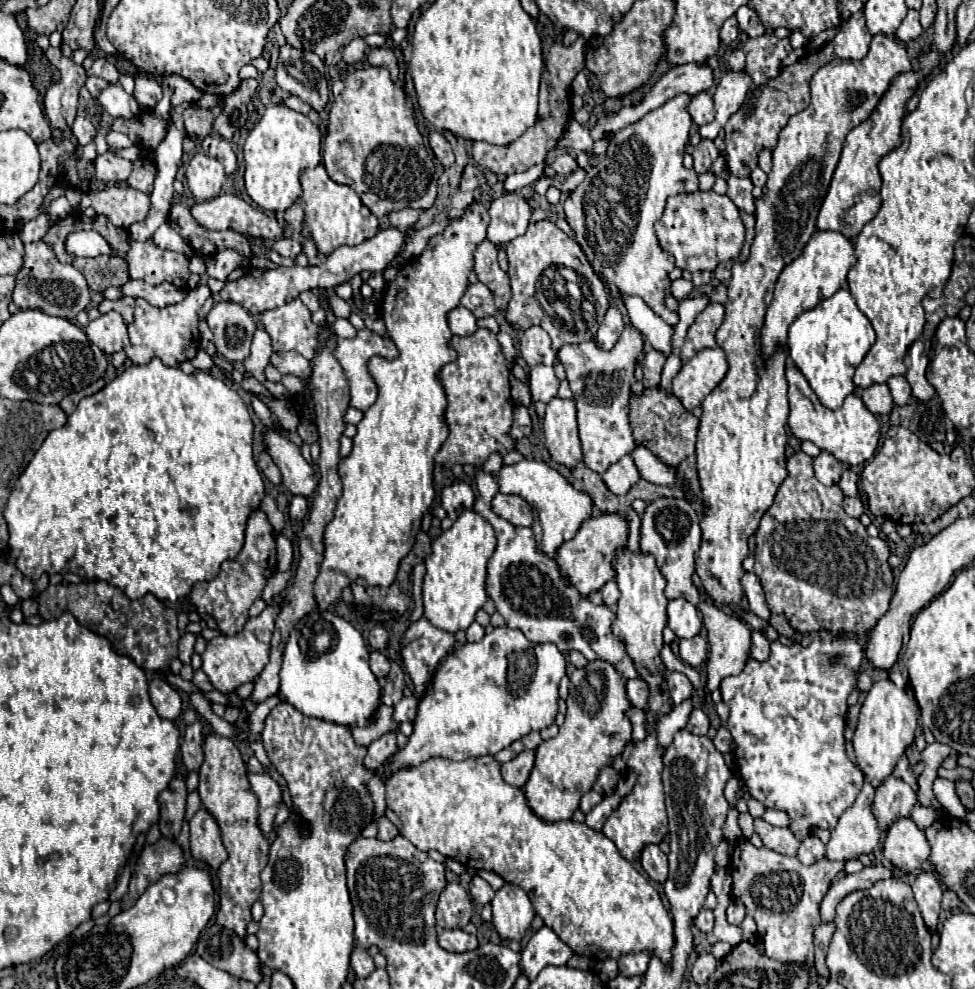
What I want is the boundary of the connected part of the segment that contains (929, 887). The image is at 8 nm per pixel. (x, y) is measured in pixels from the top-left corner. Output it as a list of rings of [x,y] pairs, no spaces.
[[[920,872],[916,876],[916,882],[912,884],[912,892],[926,926],[932,930],[932,950],[934,951],[940,943],[936,926],[938,926],[938,914],[940,914],[940,902],[942,902],[942,886],[932,872]]]

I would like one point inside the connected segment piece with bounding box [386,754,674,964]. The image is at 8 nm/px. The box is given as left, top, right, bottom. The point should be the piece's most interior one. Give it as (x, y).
(596, 901)

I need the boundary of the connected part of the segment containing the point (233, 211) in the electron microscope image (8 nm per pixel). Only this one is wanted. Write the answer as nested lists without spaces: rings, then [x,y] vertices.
[[[220,194],[212,200],[194,204],[190,210],[192,210],[192,216],[208,230],[226,230],[228,228],[228,230],[240,232],[242,236],[252,236],[252,238],[264,238],[264,240],[282,238],[282,226],[278,224],[276,218],[264,214],[260,208],[250,206],[248,202],[244,202],[236,194]]]

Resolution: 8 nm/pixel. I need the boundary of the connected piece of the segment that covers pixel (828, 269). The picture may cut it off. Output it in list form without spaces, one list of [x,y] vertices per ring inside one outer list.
[[[816,230],[808,244],[804,246],[804,252],[784,268],[780,274],[776,288],[774,288],[774,298],[768,306],[766,312],[766,322],[762,330],[762,352],[764,356],[770,356],[776,350],[776,344],[786,344],[786,334],[788,326],[792,320],[808,310],[814,308],[820,300],[832,296],[836,290],[846,288],[846,276],[852,264],[856,262],[854,256],[854,242],[846,238],[842,232],[830,232],[830,230]]]

